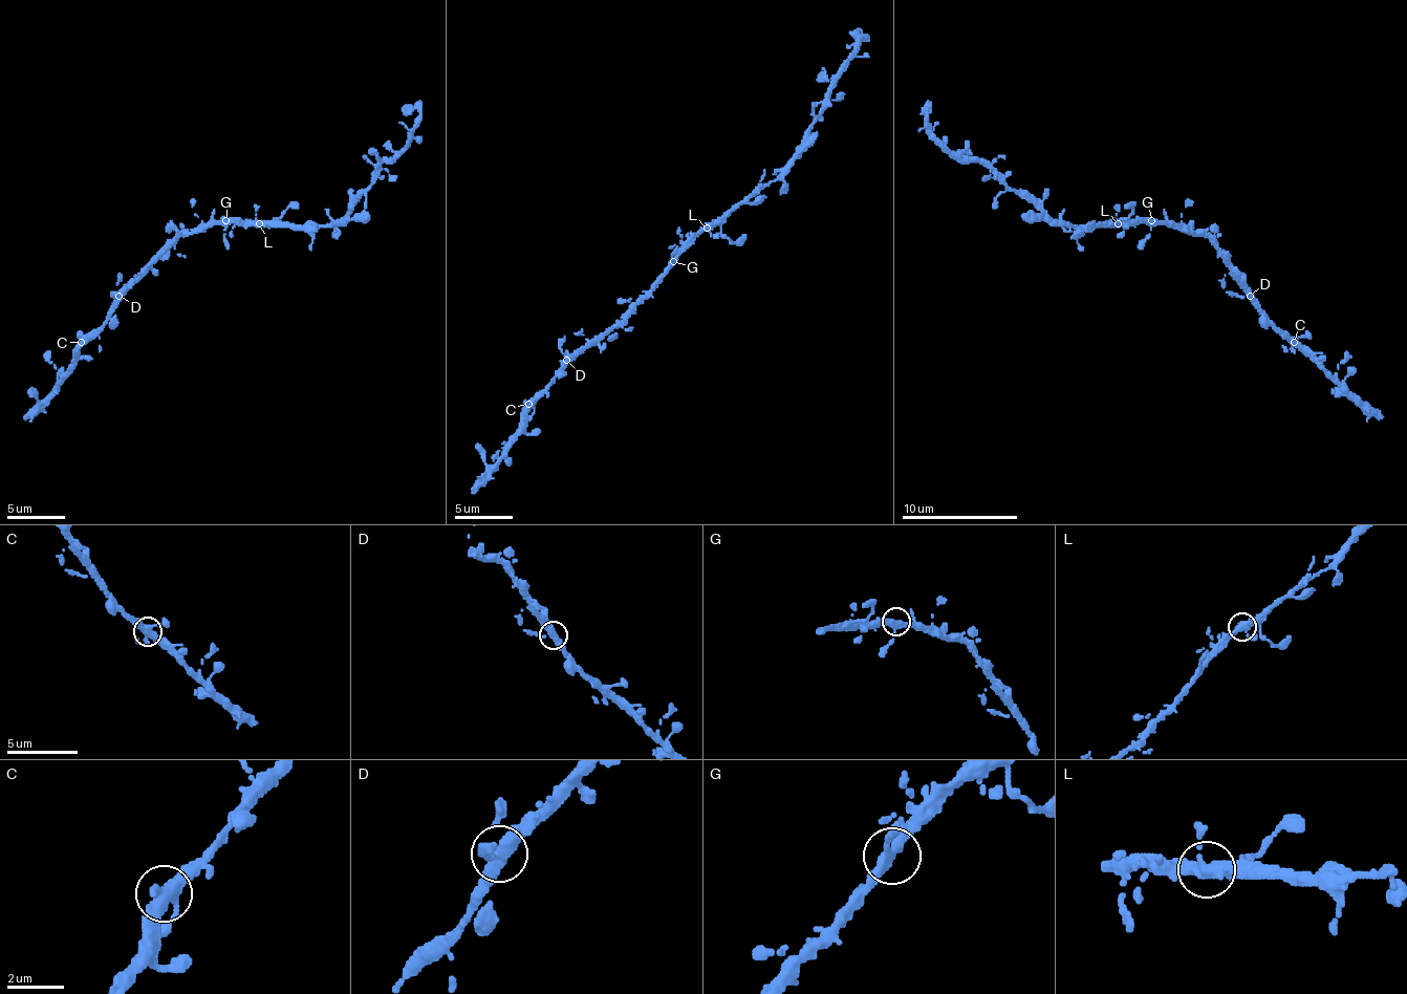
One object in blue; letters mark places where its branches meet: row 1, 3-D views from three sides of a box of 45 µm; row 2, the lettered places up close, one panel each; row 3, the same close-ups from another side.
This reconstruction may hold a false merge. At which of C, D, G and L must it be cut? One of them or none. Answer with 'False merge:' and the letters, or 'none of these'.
False merge: none of these

